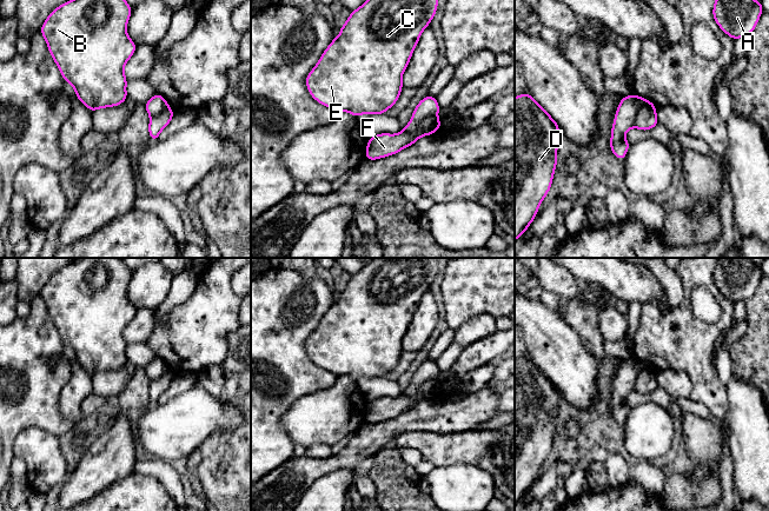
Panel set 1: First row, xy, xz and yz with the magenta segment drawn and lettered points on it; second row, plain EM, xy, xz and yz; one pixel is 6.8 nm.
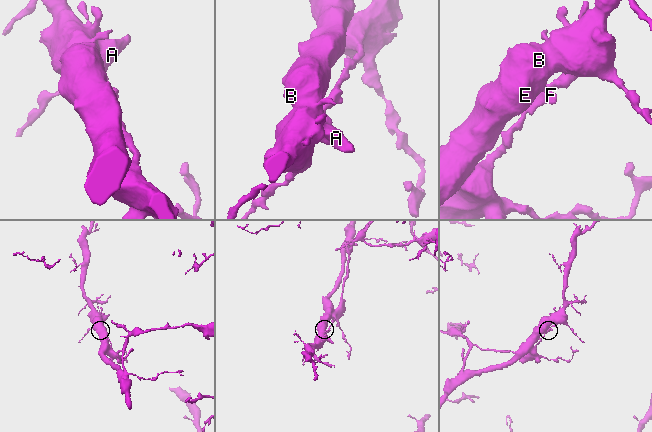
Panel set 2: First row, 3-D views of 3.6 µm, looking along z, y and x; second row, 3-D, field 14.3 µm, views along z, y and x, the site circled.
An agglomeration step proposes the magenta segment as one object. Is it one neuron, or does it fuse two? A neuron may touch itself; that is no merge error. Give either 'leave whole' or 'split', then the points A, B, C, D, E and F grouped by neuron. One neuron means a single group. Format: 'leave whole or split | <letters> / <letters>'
split | A / B C D E F

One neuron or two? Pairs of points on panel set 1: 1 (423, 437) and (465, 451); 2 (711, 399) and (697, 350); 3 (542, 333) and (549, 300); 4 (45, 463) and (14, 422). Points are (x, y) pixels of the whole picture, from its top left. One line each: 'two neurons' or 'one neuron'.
1: one neuron
2: one neuron
3: two neurons
4: two neurons

